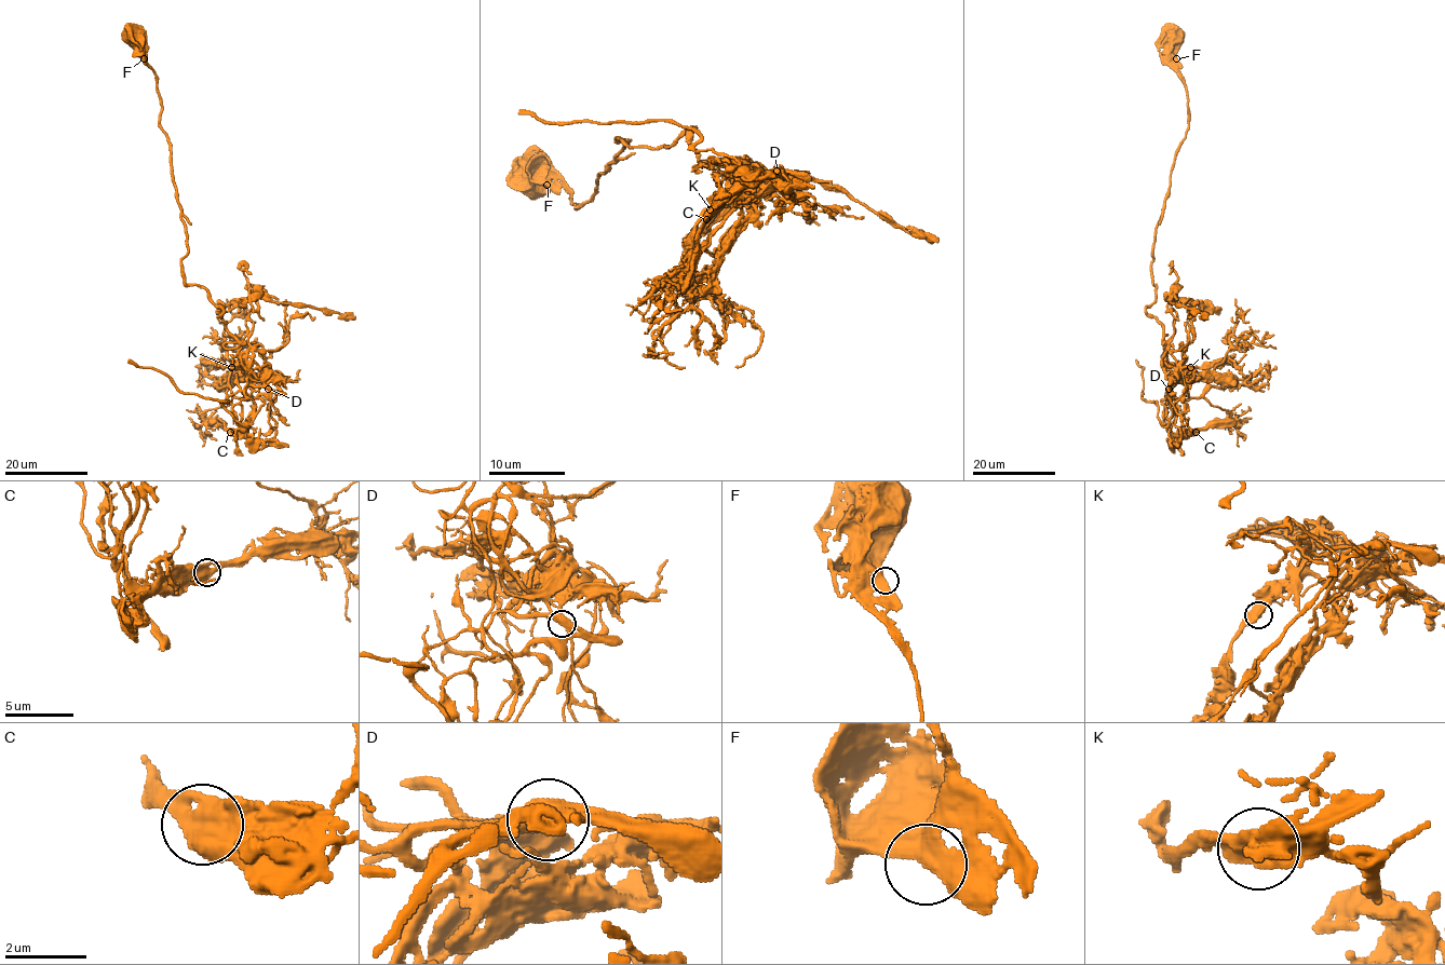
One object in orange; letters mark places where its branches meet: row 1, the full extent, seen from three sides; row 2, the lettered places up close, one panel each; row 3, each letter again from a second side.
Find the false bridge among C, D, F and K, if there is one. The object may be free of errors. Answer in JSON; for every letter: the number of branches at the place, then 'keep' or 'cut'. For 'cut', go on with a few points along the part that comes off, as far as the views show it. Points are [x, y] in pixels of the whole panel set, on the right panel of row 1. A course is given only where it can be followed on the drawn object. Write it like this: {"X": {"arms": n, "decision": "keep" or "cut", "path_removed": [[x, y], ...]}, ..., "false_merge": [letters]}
{"C": {"arms": 2, "decision": "keep"}, "D": {"arms": 2, "decision": "cut", "path_removed": [[1170, 389], [1172, 416], [1170, 423], [1163, 426], [1156, 404], [1142, 397], [1143, 367], [1137, 361]]}, "F": {"arms": 2, "decision": "keep"}, "K": {"arms": 2, "decision": "keep"}, "false_merge": ["D"]}

